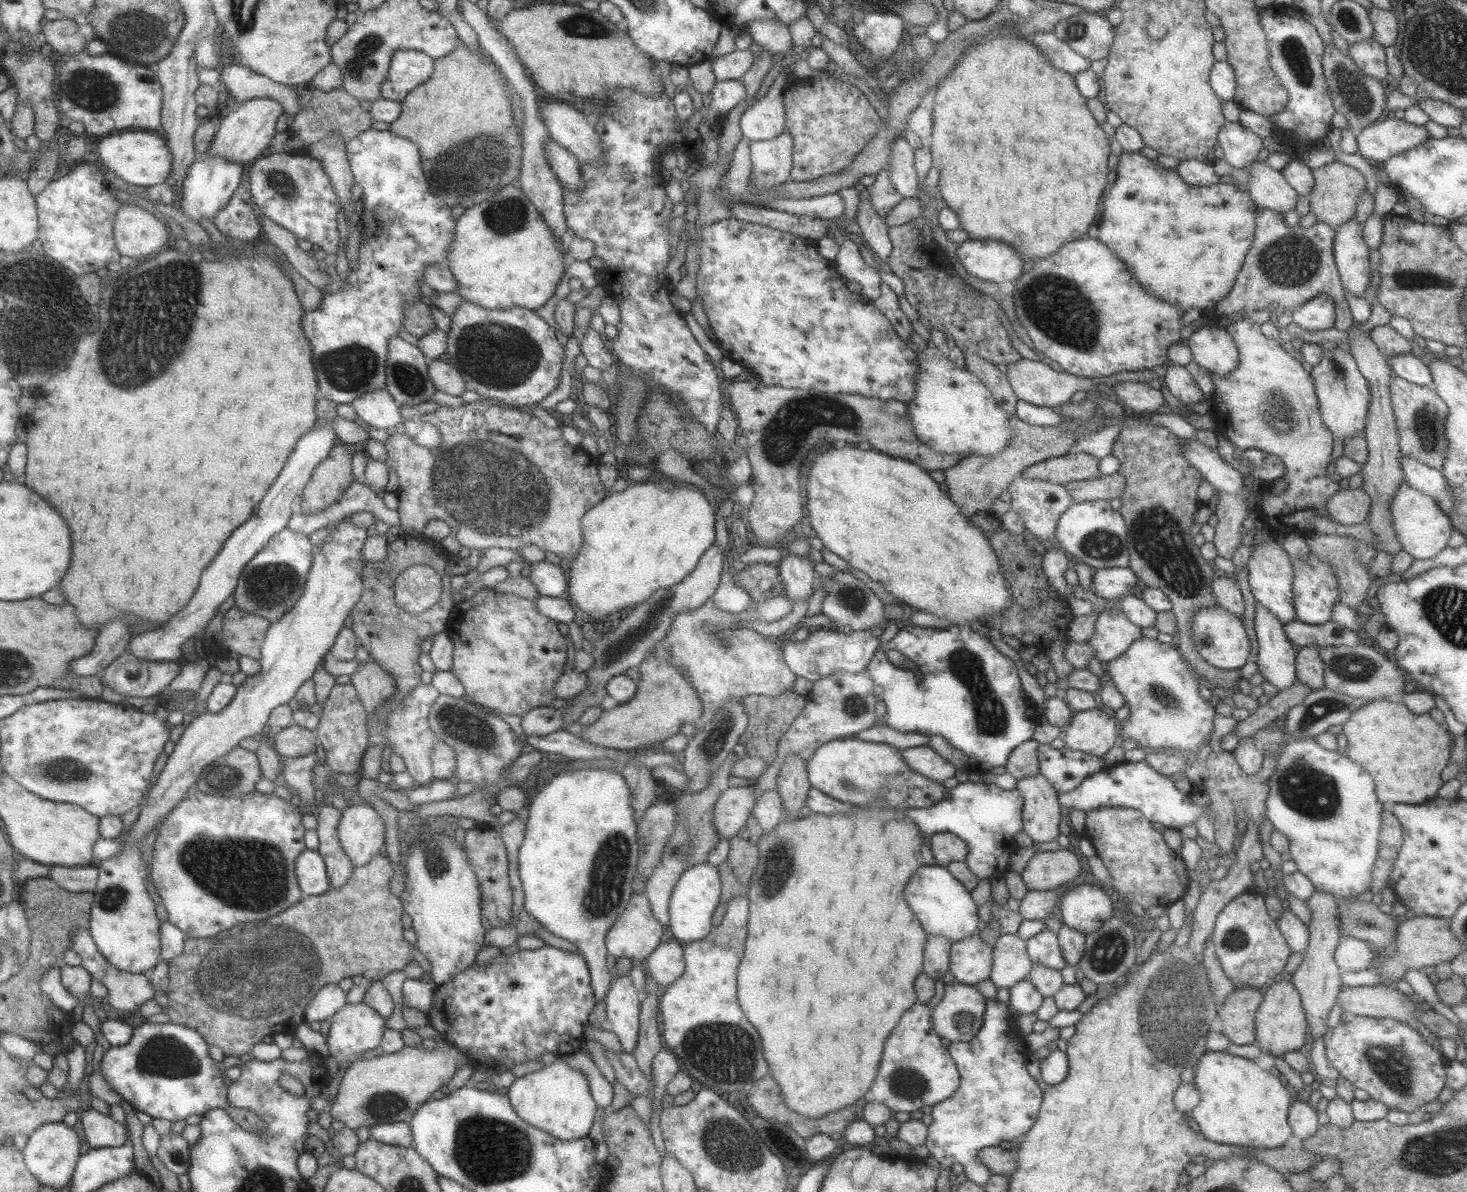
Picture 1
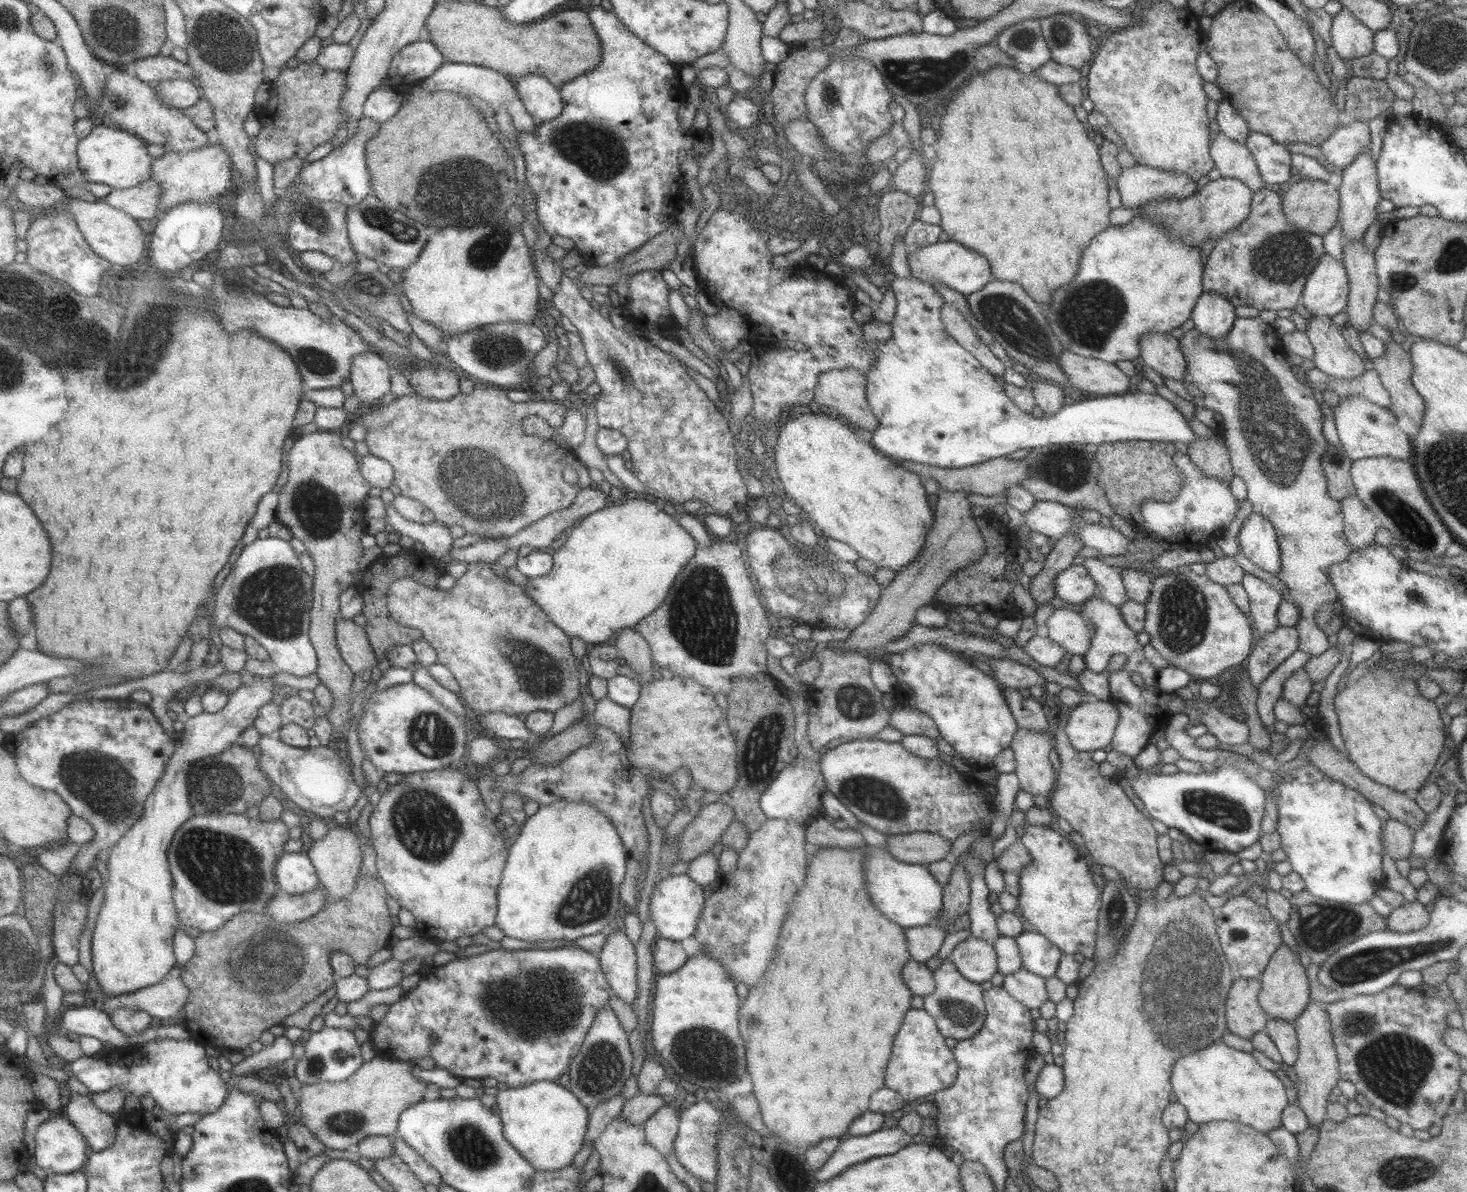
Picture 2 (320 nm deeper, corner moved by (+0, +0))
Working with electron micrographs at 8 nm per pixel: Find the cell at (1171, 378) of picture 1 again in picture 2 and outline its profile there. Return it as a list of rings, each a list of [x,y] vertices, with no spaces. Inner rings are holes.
[[[1148,333],[1139,338],[1143,364],[1153,368],[1162,377],[1183,380],[1186,358],[1179,340],[1171,333]]]

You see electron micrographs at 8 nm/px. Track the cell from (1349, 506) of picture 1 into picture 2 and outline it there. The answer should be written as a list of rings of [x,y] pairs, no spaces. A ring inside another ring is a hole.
[[[1328,442],[1321,456],[1321,465],[1327,480],[1328,494],[1336,500],[1355,495],[1356,487],[1351,477],[1353,460],[1346,454],[1344,447]]]

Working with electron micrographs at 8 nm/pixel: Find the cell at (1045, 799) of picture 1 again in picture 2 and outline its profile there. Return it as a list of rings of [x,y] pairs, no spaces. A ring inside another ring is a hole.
[[[1018,727],[1012,737],[1010,747],[1017,762],[1015,773],[1021,788],[1032,796],[1041,794],[1046,797],[1055,790],[1057,775],[1048,759],[1053,748],[1052,738],[1048,733],[1024,727]]]

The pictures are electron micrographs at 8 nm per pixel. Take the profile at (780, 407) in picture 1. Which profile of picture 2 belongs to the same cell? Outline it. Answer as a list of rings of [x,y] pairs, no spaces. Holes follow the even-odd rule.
[[[840,368],[821,372],[818,375],[817,386],[814,390],[816,402],[825,408],[834,408],[838,410],[838,414],[842,414],[844,418],[852,418],[848,422],[854,422],[852,426],[855,428],[864,428],[874,432],[878,428],[878,419],[874,416],[868,401],[866,400],[866,374],[859,372],[856,368]]]

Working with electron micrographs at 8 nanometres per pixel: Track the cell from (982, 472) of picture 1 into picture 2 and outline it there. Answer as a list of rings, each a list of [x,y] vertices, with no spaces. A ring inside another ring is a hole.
[[[939,489],[938,501],[934,510],[934,520],[928,531],[922,554],[910,562],[906,568],[892,578],[891,584],[883,588],[878,605],[866,621],[853,629],[850,636],[837,645],[847,652],[860,652],[872,657],[873,648],[884,646],[910,632],[916,624],[917,610],[929,605],[938,588],[946,583],[954,573],[976,563],[986,554],[984,538],[970,512],[972,507],[966,500],[970,492],[950,492]]]

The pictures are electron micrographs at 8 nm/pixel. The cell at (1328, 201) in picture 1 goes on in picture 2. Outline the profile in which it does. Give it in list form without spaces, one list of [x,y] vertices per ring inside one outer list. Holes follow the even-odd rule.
[[[1303,178],[1282,197],[1282,211],[1288,223],[1310,234],[1325,235],[1337,222],[1341,200],[1330,182]]]

